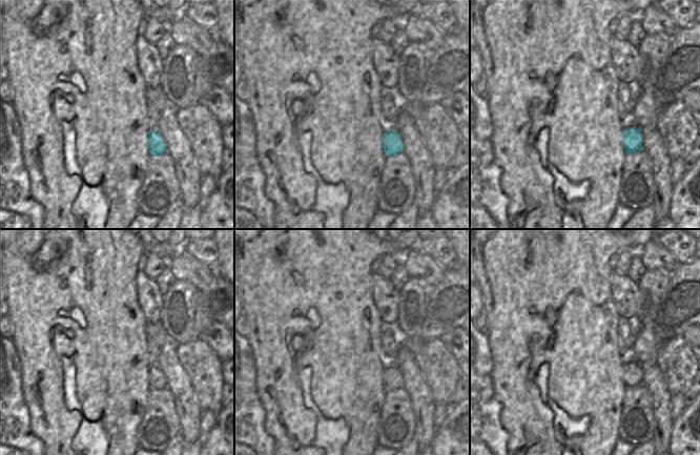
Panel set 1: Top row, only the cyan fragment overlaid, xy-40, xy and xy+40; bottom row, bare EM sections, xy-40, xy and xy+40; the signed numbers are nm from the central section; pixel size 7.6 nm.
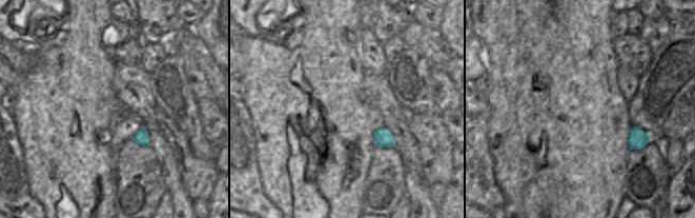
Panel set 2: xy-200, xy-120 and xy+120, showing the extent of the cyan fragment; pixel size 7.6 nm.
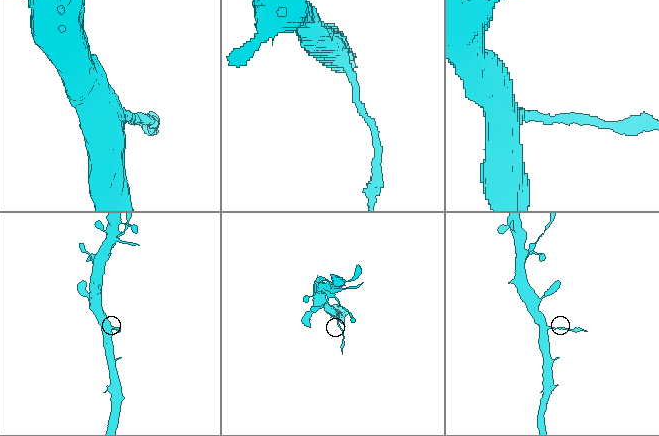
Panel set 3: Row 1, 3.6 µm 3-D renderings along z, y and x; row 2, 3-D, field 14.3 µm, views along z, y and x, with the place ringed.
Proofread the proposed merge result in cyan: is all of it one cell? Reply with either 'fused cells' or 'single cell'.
fused cells

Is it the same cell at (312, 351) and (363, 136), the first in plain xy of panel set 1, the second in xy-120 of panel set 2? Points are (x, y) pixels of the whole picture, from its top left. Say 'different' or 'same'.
same

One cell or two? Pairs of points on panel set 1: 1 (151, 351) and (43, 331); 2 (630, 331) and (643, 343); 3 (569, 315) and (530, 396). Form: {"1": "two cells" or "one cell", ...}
{"1": "two cells", "2": "two cells", "3": "one cell"}

